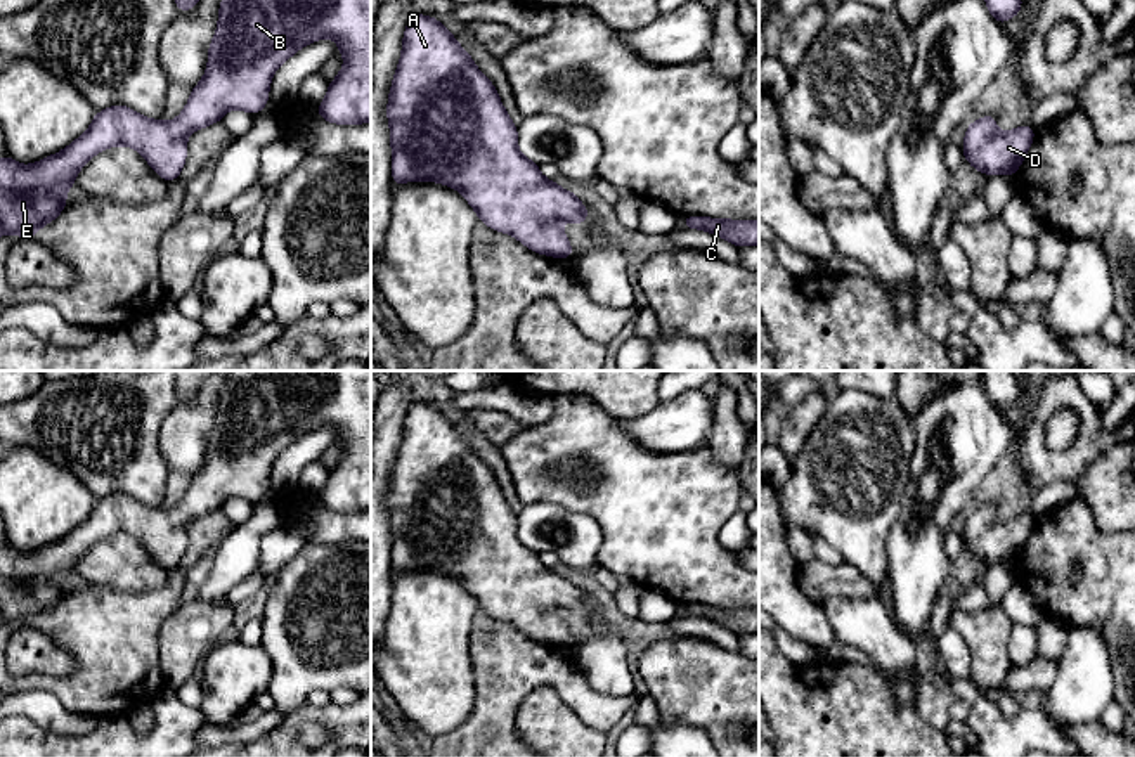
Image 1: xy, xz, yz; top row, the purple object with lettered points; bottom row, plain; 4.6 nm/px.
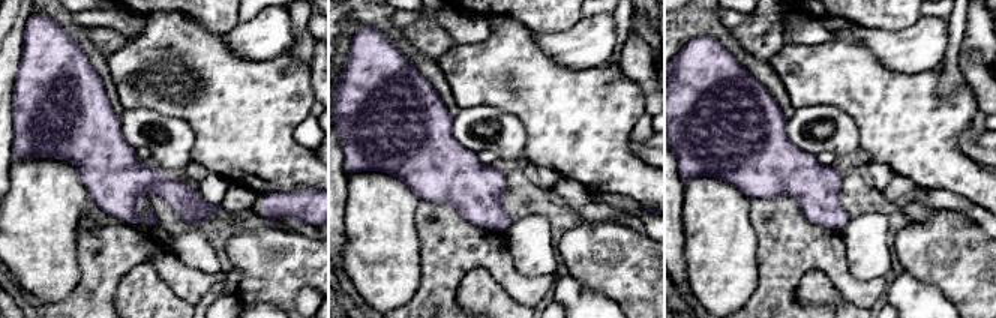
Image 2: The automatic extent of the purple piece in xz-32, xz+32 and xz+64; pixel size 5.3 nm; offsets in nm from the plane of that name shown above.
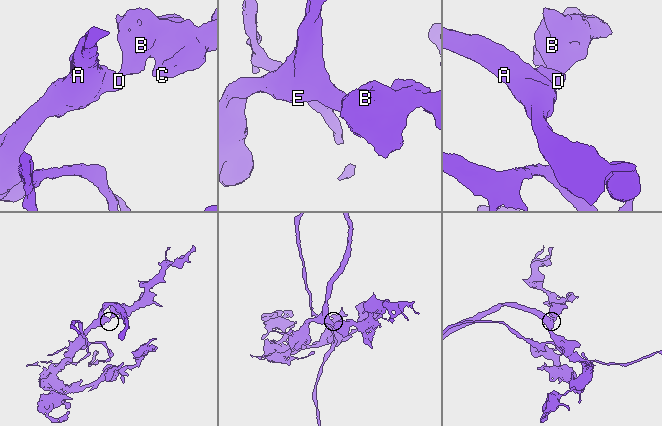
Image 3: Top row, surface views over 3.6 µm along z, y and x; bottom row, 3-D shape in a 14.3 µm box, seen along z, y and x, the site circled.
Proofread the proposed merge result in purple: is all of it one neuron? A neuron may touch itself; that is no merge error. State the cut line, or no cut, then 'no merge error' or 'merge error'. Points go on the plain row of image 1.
no cut; no merge error

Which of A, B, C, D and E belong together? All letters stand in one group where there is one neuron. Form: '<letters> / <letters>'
A B C D E

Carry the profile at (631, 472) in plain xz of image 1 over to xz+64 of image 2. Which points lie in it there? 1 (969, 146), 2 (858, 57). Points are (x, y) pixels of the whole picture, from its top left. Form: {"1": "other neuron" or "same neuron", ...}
{"1": "other neuron", "2": "same neuron"}

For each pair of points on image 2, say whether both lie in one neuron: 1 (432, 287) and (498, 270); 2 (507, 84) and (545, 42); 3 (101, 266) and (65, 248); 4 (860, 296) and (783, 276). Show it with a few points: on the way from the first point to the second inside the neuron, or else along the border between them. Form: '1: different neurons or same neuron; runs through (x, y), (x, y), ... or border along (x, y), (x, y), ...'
1: same neuron; runs through (449, 270), (459, 260), (482, 260)
2: different neurons; border along (531, 30), (533, 39), (558, 63), (569, 68)
3: different neurons; border along (78, 237), (77, 264), (80, 281), (74, 288)
4: same neuron; runs through (840, 276), (827, 263), (803, 263)

